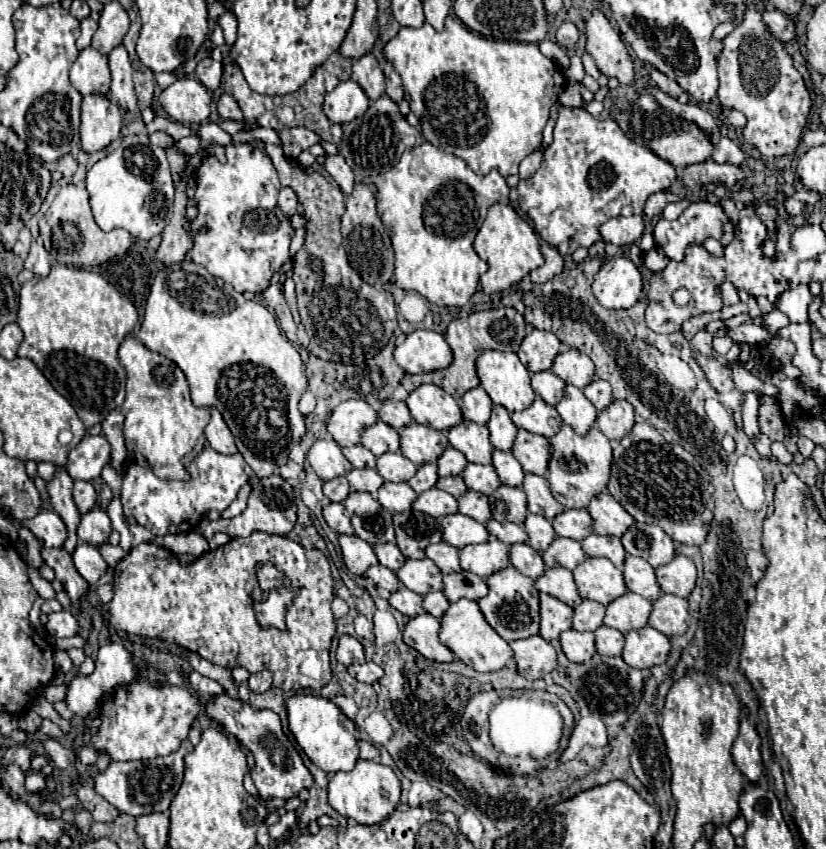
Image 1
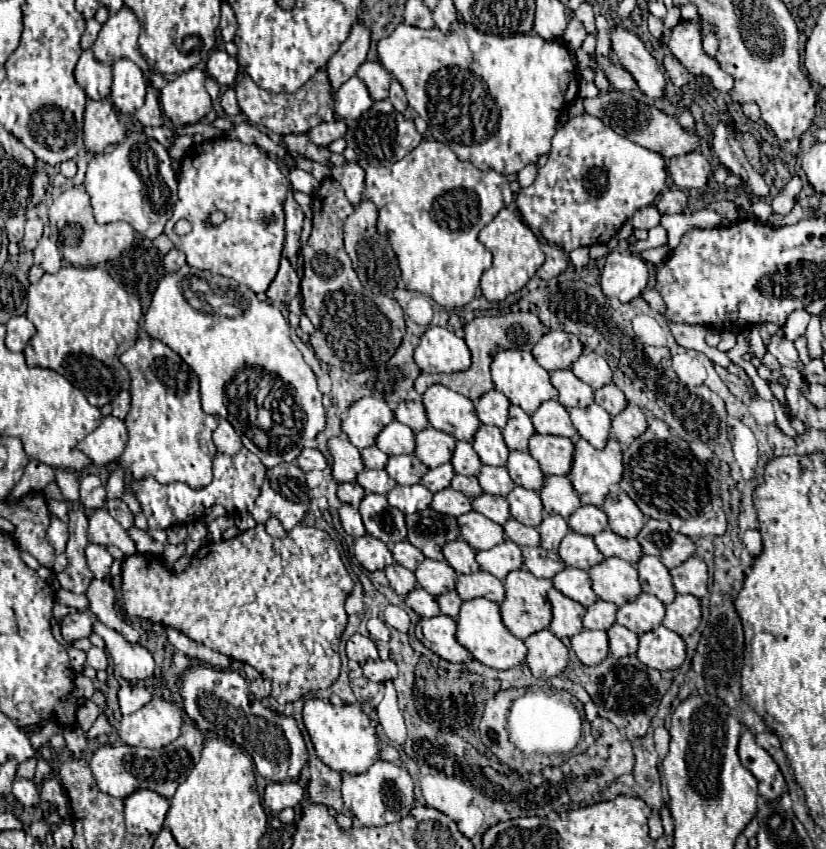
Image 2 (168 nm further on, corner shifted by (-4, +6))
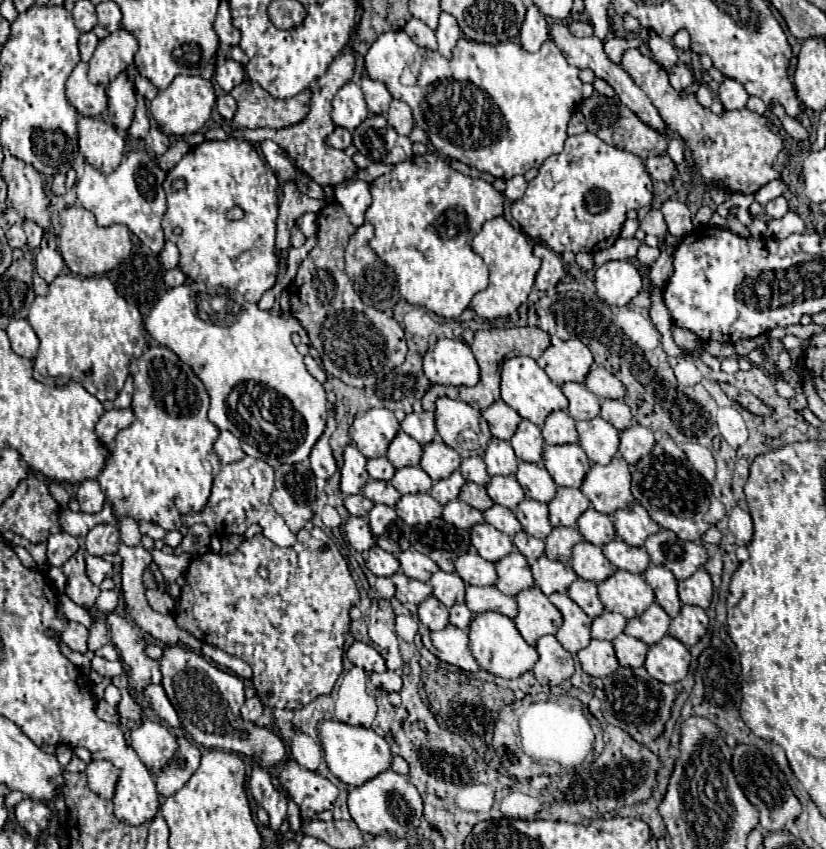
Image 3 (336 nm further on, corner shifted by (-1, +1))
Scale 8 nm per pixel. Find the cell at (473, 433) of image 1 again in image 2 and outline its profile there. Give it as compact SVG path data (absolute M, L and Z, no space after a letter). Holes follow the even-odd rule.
M481 425L481 429L475 435L473 441L473 449L479 453L481 461L485 465L495 465L501 467L507 463L507 455L509 449L503 441L503 435L497 427L489 427L489 425Z

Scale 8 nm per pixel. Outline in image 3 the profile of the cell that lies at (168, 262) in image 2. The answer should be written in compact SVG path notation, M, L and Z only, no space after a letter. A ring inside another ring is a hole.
M172 268L172 270L168 270L164 274L164 282L166 282L168 288L172 288L172 286L178 286L178 284L184 284L186 276L184 276L184 272L180 268Z

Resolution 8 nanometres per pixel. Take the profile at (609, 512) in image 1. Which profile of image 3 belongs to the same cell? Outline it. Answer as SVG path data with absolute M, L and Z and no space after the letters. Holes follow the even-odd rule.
M632 504L614 512L614 528L616 536L630 546L642 546L650 534L660 530L660 526L648 516L648 512L640 504Z

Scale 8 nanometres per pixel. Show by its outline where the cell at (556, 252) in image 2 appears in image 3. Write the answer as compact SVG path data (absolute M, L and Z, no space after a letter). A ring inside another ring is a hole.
M542 244L534 246L534 254L542 260L542 266L536 274L536 288L538 290L548 290L548 288L556 286L560 282L560 278L564 276L562 260L556 256L556 252L552 252L550 248L546 248Z

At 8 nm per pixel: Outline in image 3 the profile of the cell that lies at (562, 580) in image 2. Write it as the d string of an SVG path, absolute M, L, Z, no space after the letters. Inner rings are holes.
M576 578L568 592L566 592L590 618L596 618L604 612L604 606L598 598L598 590L596 590L596 584L594 582L588 582L588 580L582 580L582 578Z

